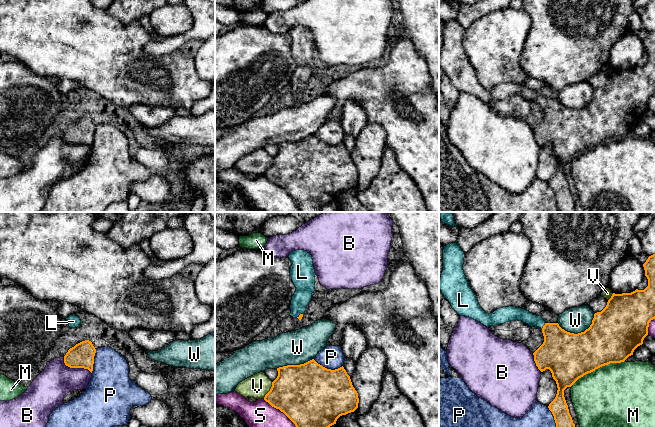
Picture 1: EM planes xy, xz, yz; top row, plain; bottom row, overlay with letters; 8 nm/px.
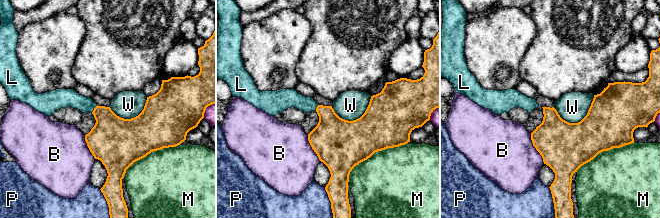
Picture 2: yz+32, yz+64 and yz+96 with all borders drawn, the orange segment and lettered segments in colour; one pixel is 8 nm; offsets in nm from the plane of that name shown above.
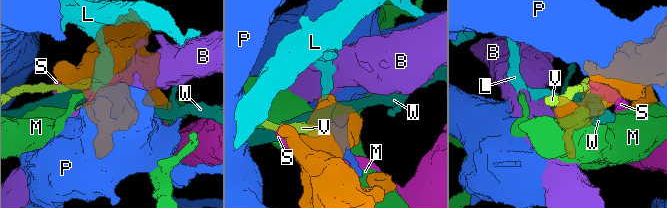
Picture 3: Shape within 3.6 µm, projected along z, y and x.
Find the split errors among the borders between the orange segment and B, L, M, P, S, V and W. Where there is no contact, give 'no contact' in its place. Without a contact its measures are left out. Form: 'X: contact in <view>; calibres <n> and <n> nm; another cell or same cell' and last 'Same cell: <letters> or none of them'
B: contact in xy; calibres 190 and 280 nm; another cell
L: contact in yz; calibres 320 and 100 nm; same cell
M: contact in yz; calibres 380 and 500 nm; another cell
P: contact in xz; calibres 500 and 190 nm; another cell
S: contact in xz; calibres 500 and 260 nm; another cell
V: contact in xz; calibres 440 and 190 nm; another cell
W: contact in yz; calibres 380 and 220 nm; another cell
Same cell: L

